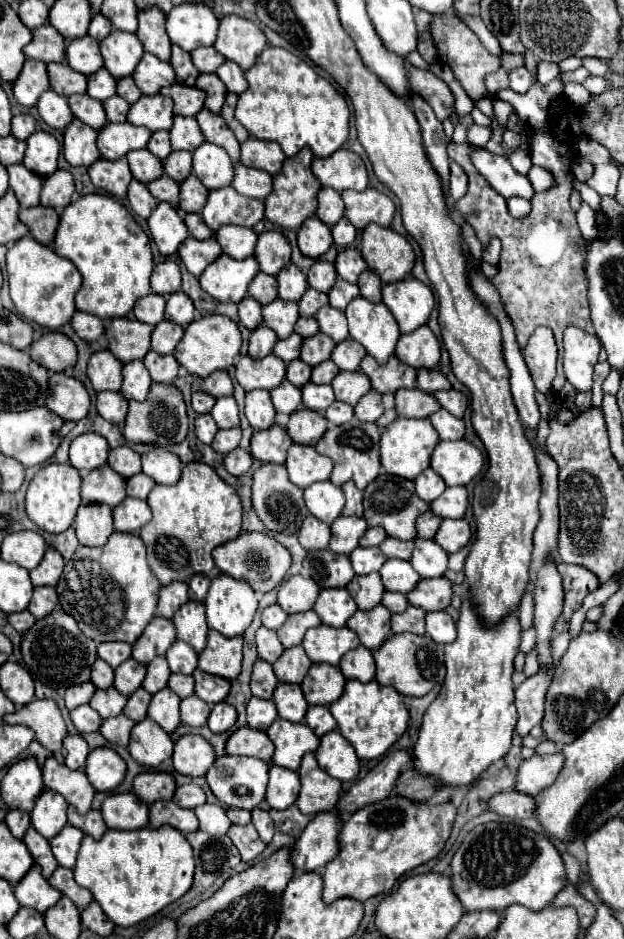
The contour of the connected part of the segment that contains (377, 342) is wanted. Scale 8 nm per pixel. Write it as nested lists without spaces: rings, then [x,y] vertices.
[[[357,296],[349,302],[345,314],[349,320],[351,338],[363,344],[367,354],[377,358],[377,362],[385,364],[395,352],[395,344],[401,336],[399,326],[387,306],[381,302],[373,304],[363,296]]]

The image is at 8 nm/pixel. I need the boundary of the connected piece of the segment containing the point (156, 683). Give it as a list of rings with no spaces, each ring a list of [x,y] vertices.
[[[157,656],[147,664],[147,676],[143,680],[143,688],[149,694],[155,694],[155,692],[159,692],[161,688],[167,686],[169,676],[171,676],[171,670],[169,670],[165,656]]]

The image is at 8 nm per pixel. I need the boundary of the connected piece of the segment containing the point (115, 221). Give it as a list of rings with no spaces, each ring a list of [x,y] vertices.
[[[87,194],[71,202],[63,214],[53,242],[53,250],[71,260],[83,274],[83,284],[75,296],[77,310],[99,316],[101,320],[127,316],[135,302],[149,294],[153,270],[151,242],[127,208],[105,194]]]

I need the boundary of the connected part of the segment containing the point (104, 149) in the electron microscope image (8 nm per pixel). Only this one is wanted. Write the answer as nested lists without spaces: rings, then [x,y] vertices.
[[[107,124],[97,138],[97,148],[103,158],[117,160],[131,150],[141,150],[147,146],[151,132],[141,126],[125,124]]]

